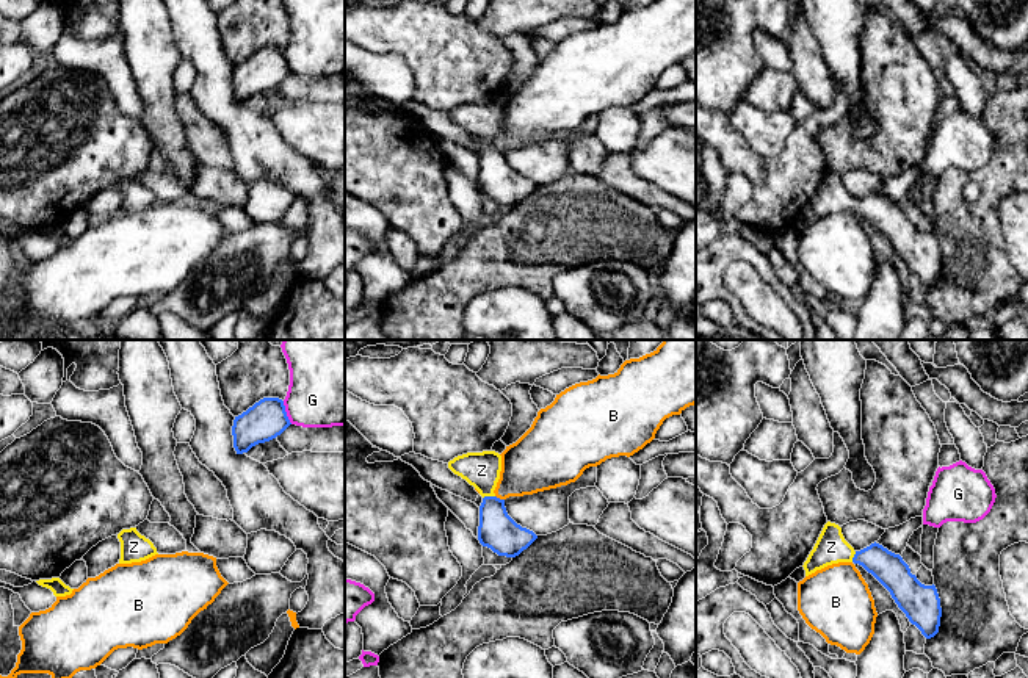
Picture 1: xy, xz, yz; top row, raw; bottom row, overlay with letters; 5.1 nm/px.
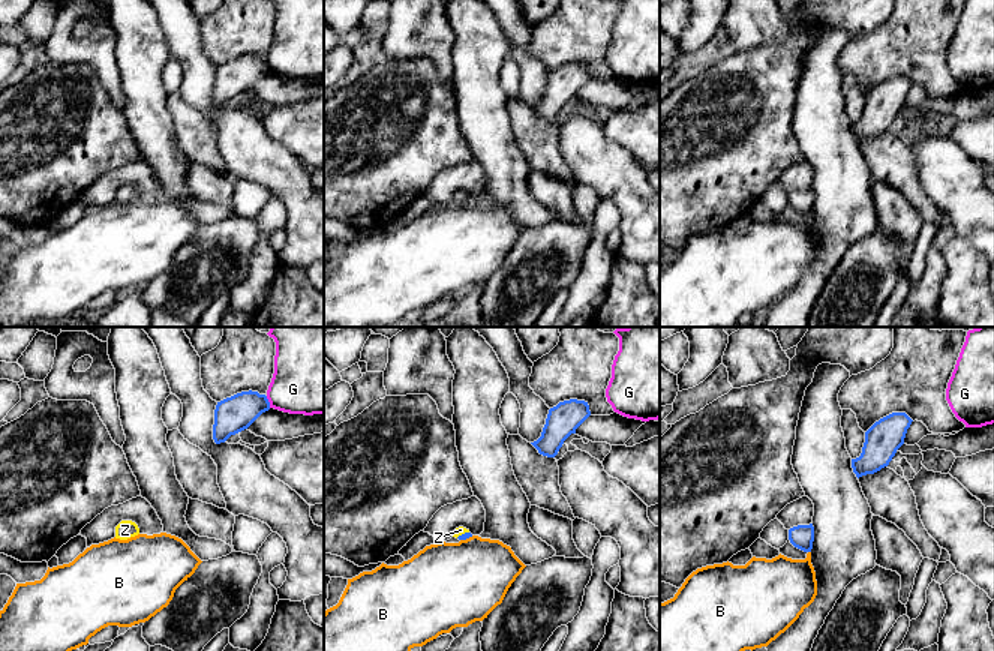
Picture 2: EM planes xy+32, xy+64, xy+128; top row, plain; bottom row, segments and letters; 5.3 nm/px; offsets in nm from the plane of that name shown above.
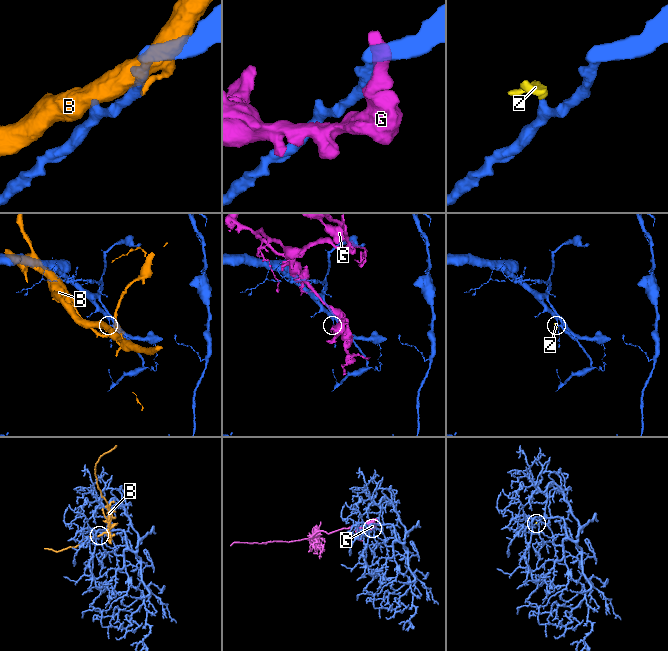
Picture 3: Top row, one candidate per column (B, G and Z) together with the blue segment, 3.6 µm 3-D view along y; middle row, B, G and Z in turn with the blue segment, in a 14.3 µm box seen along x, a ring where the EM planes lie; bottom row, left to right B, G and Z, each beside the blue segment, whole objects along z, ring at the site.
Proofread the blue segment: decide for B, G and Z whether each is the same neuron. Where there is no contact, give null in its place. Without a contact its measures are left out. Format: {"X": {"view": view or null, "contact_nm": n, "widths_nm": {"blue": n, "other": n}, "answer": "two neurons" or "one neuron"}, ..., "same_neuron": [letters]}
{"B": {"view": "xz", "contact_nm": 50, "widths_nm": {"blue": 190, "other": 300}, "answer": "two neurons"}, "G": {"view": "xy", "contact_nm": 130, "widths_nm": {"blue": 200, "other": 380}, "answer": "two neurons"}, "Z": {"view": "xz", "contact_nm": 70, "widths_nm": {"blue": 190, "other": 190}, "answer": "one neuron"}, "same_neuron": ["Z"]}

